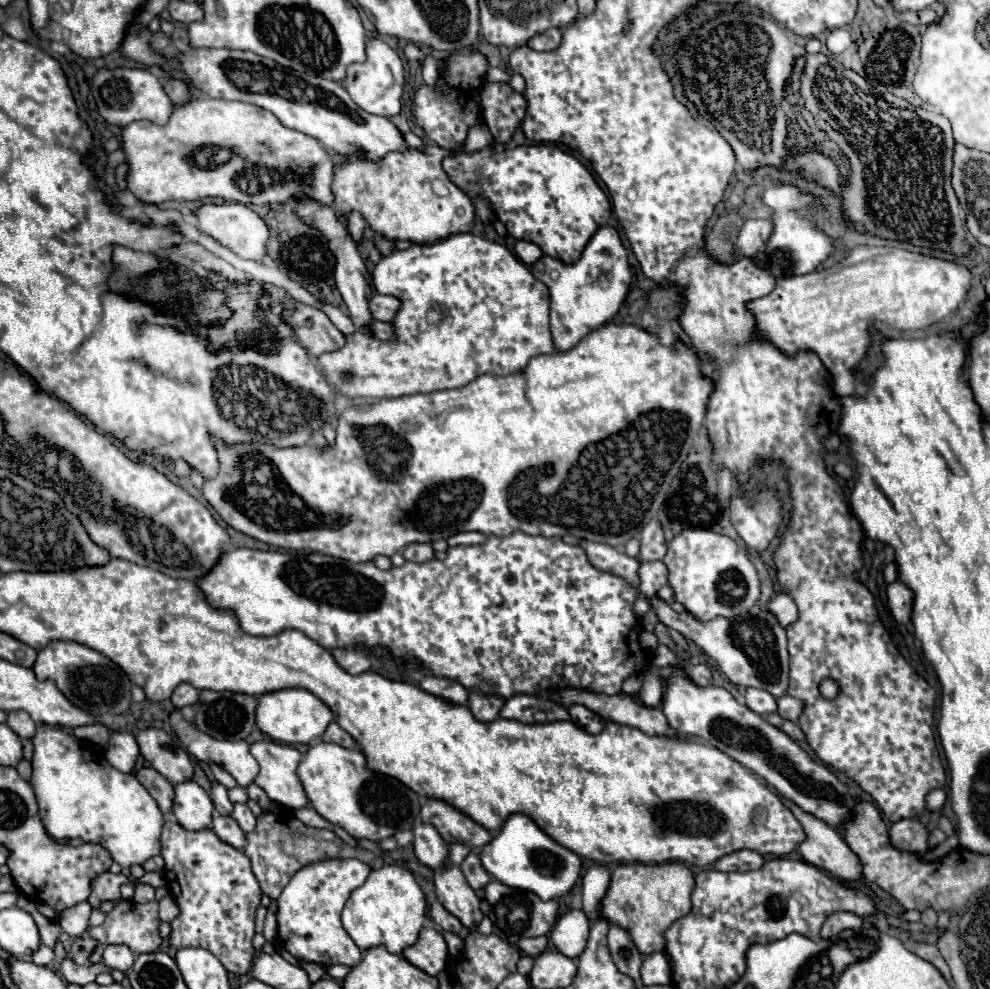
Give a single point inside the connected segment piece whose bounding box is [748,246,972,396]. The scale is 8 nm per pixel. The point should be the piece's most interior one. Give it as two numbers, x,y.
828,311

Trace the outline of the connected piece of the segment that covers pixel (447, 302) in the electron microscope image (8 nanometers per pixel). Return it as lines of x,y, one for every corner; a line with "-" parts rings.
456,234
450,236
444,242
436,242
436,244
412,244
408,250
396,250
390,256
380,258
380,262
374,266
372,272
372,284
376,288
378,294
390,294
396,296
400,300
400,310
396,312
394,320
392,320
392,328
394,328
394,340
378,340
374,336
368,336
362,330
356,330
352,334
346,336
346,344
340,350
334,352
324,352
320,354
316,360
322,368
322,374
326,378
326,382
338,392
344,394
348,398
398,398
398,396
408,396
414,392
436,392
436,390
450,390
450,388
462,388
468,382
472,382
476,376
482,374
496,374
496,376
506,376
506,374
514,374
514,372
522,372
528,364
530,358
538,356
538,354
552,354
554,352
554,344
552,344
552,336
550,336
550,324
548,324
548,306
550,306
550,296
548,296
548,288
536,280
532,276
532,272
528,270
528,266
518,260
518,256
514,256
508,248
490,242
482,236
474,236
474,234

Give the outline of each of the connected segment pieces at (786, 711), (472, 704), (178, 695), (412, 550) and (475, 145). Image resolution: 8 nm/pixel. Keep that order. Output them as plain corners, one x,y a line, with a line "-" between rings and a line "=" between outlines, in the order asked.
784,694
778,698
778,714
784,718
784,720
792,720
796,722
802,714
802,708
804,708
804,702
790,696
790,694
=
470,692
468,696
468,708
478,722
496,720
502,704
504,700
500,700
498,696
476,696
476,692
=
180,684
180,686
174,690
174,694
172,694
170,700
172,700
172,704
174,704
176,708
184,708
184,706
196,704
198,696
200,696
200,692
198,692
194,686
190,686
190,684
=
410,544
408,548
404,548
402,556
410,562
426,562
434,558
434,550
430,544
=
480,122
480,124
476,124
476,128
470,128
468,140
464,142
464,148
468,148
468,152
474,152
474,150
486,148
490,144
492,144
492,136
490,136
486,124

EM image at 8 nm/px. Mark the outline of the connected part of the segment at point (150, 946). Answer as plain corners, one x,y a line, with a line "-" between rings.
118,900
114,910
106,914
106,920
100,926
90,926
86,930
88,936
96,938
100,944
124,944
128,946
134,954
142,952
156,952
162,944
162,936
158,932
160,928
160,918
158,918
158,902
152,900
148,904
138,904
134,900

